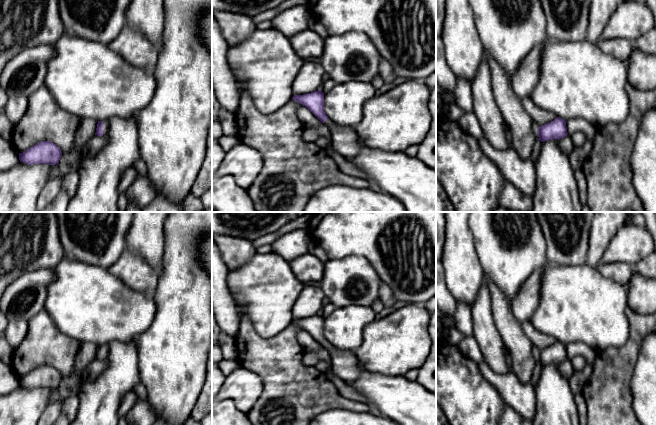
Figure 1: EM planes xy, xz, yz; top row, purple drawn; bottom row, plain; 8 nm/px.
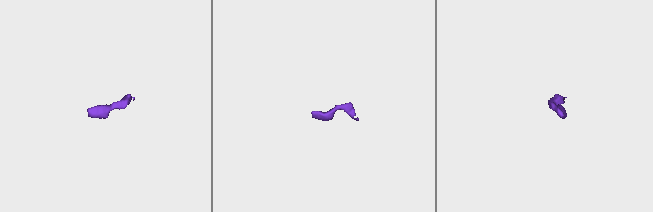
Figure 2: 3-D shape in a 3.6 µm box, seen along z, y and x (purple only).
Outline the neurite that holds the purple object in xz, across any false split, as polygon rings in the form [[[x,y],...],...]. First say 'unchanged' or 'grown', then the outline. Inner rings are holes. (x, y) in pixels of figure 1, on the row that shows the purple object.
grown; [[[321,90],[303,95],[294,95],[292,100],[307,107],[331,131],[332,148],[346,160],[352,160],[359,150],[359,137],[353,127],[333,122],[324,112],[324,93]]]

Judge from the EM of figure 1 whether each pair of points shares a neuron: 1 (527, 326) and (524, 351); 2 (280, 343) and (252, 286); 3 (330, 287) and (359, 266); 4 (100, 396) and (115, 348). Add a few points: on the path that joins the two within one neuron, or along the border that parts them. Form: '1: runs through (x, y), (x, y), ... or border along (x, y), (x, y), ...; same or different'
1: border along (520, 323), (522, 331), (537, 351); different
2: border along (291, 323), (270, 337), (262, 337), (253, 328); different
3: runs through (337, 284), (341, 284), (352, 273); same
4: runs through (112, 384), (115, 381), (115, 360); same

